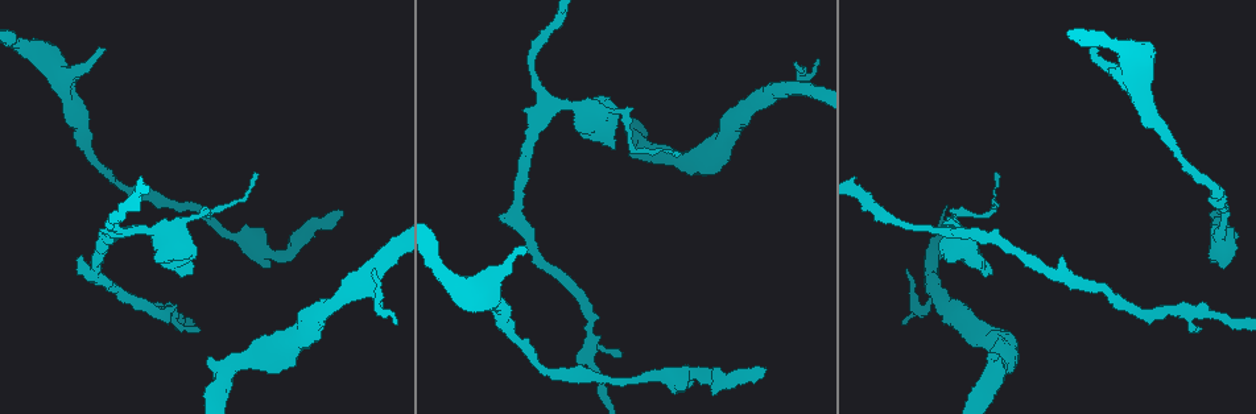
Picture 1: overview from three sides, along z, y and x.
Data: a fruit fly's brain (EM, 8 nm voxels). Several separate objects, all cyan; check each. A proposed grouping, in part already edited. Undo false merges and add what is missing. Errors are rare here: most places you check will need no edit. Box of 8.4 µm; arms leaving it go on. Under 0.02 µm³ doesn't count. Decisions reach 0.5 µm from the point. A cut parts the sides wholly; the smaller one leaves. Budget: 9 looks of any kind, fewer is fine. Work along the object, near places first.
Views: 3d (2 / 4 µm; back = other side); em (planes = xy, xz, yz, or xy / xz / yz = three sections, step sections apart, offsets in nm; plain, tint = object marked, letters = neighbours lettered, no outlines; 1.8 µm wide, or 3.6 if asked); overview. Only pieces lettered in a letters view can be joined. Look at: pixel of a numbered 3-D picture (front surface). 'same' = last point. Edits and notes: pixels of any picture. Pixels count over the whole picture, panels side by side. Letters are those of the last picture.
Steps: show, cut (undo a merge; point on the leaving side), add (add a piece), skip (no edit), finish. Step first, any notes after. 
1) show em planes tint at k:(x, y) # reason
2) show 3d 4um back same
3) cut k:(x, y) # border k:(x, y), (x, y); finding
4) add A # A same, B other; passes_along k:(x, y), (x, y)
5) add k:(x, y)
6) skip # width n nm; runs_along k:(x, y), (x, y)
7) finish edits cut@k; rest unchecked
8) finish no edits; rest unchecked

show 3d 4um at 1:(1089, 49) # branch stops here

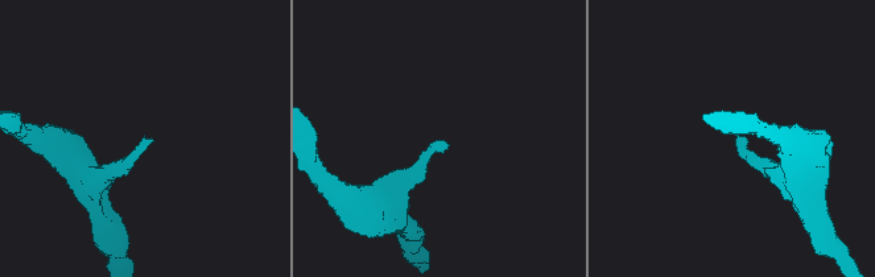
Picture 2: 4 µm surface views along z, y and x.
show em planes letters at 2:(449, 144)

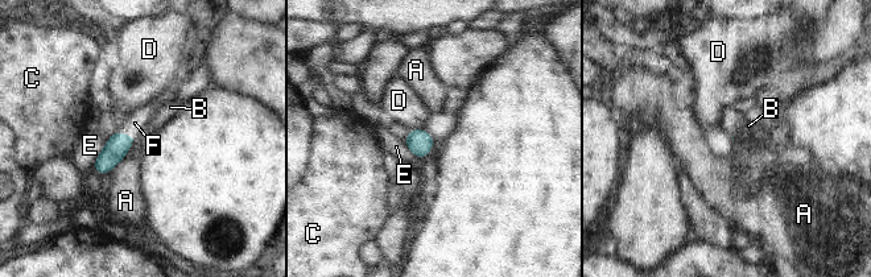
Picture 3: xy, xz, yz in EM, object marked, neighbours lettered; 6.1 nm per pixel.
add F # A other, B other, C other, D other, E other, F same; passes_along 3:(114, 152), (127, 135), (135, 123); it goes on there

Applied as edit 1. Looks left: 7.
show em xz step 16 tint at 1:(620, 354) # branch stops here

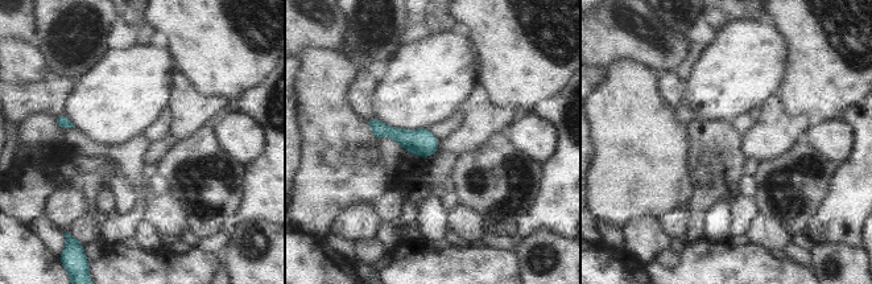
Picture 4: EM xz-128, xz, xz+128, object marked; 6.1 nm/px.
show em planes letters same # another direction

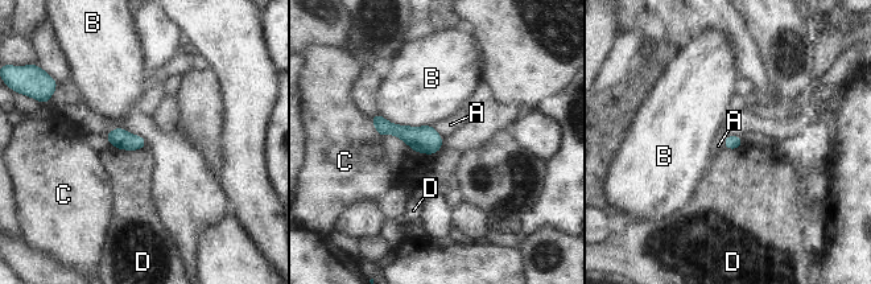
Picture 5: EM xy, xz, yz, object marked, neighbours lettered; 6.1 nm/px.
skip # A other, B other, C other, D other; runs_along 5:(375, 118), (384, 127), (438, 144); no lettered piece goes on from it

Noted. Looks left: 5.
show overview # redraw

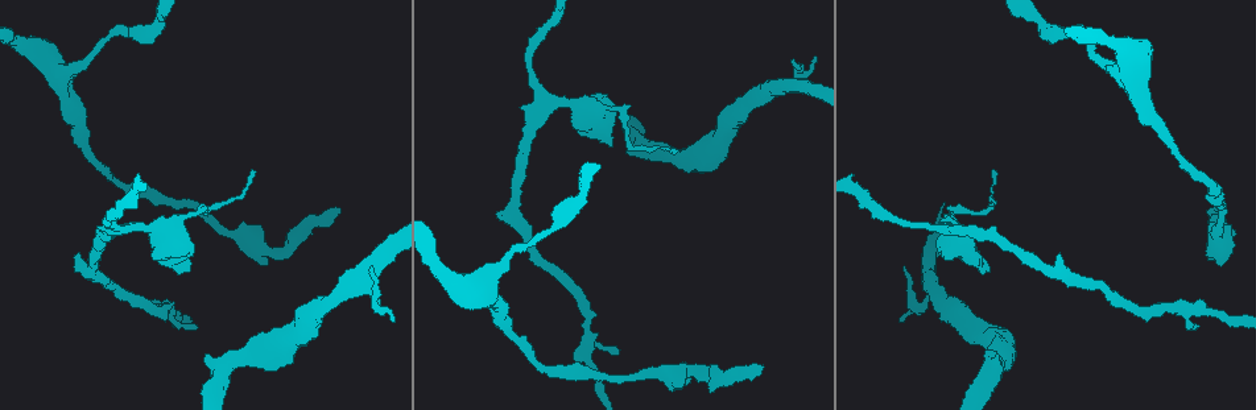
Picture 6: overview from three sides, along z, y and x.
show 3d 2um at 6:(340, 212) # long arm stops here

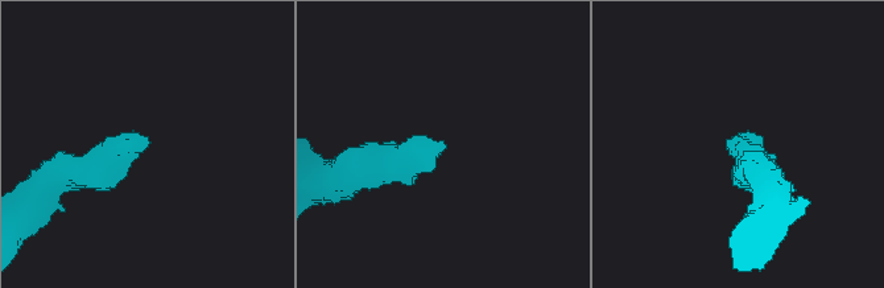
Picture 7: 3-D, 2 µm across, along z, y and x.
show em planes letters at 7:(735, 143) # shape alone is not enough

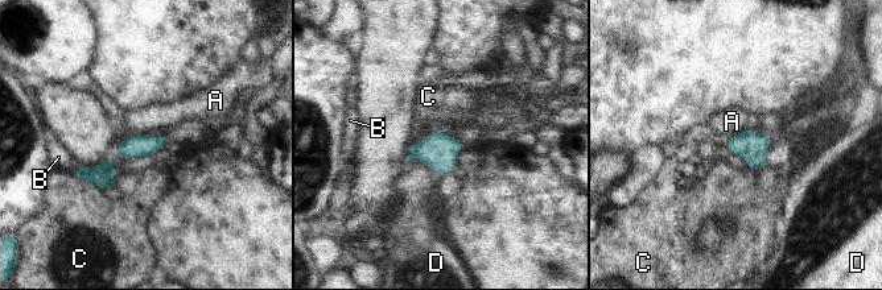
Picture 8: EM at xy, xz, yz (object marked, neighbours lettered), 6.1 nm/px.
skip # A other, B other, C other, D other; none of them fits

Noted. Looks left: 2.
show em yz step 4 letters at 6:(372, 268) # an open end

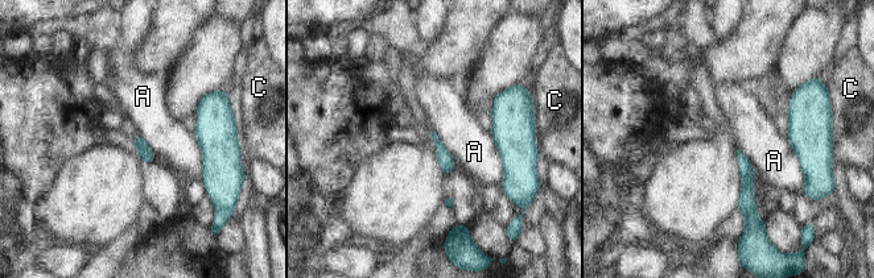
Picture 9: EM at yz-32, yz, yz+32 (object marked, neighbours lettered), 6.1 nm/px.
show em xz step 4 letters same

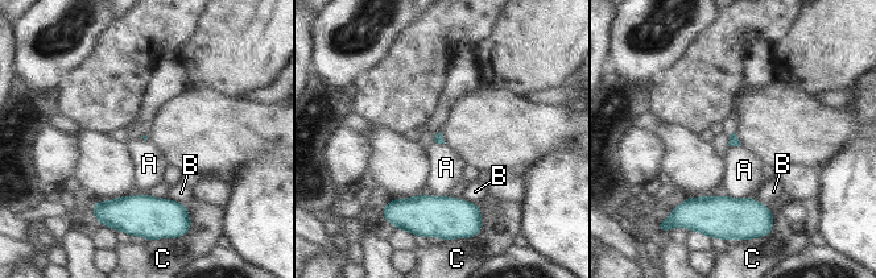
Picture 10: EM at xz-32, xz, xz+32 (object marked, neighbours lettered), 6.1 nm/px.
skip # A other, B other, C other; border 10:(726, 194), (734, 198), (748, 198); none of them fits

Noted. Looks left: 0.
finish edits add@3; rest unchecked

